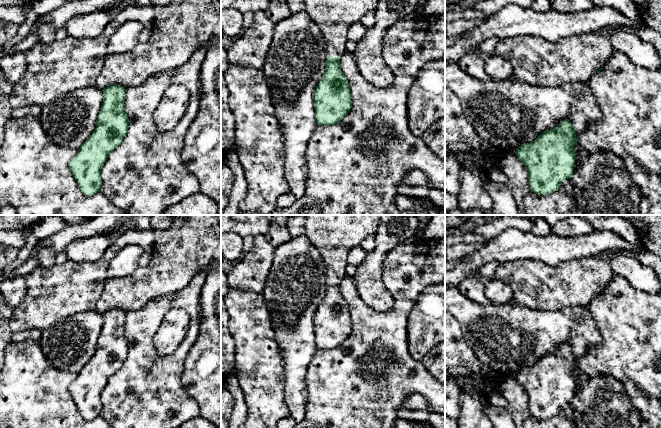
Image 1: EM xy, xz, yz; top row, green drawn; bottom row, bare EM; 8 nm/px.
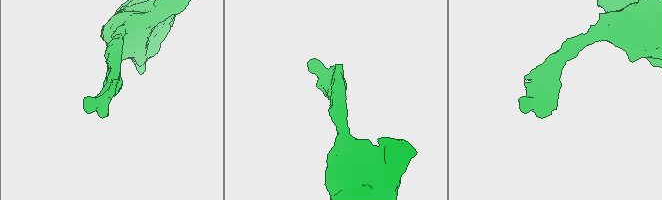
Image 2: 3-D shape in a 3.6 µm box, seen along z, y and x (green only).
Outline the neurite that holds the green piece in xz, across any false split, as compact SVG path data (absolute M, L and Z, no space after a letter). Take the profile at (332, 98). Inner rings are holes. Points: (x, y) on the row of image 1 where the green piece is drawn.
M305 0L305 12L320 28L328 47L324 74L314 90L315 120L318 125L339 123L352 107L348 80L341 70L340 59L346 52L349 27L360 22L368 12L375 12L379 0Z

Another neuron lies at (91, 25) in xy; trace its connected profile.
M99 10L74 16L64 27L68 35L74 38L95 38L103 32L112 18L112 12Z

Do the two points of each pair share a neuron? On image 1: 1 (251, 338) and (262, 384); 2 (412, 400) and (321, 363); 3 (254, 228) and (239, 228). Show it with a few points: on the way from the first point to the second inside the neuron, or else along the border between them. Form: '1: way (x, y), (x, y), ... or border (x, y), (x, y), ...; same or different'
1: way (256, 349), (261, 373); same
2: border (428, 401), (419, 394), (411, 394), (403, 406); different
3: way (250, 228), (243, 228); same

